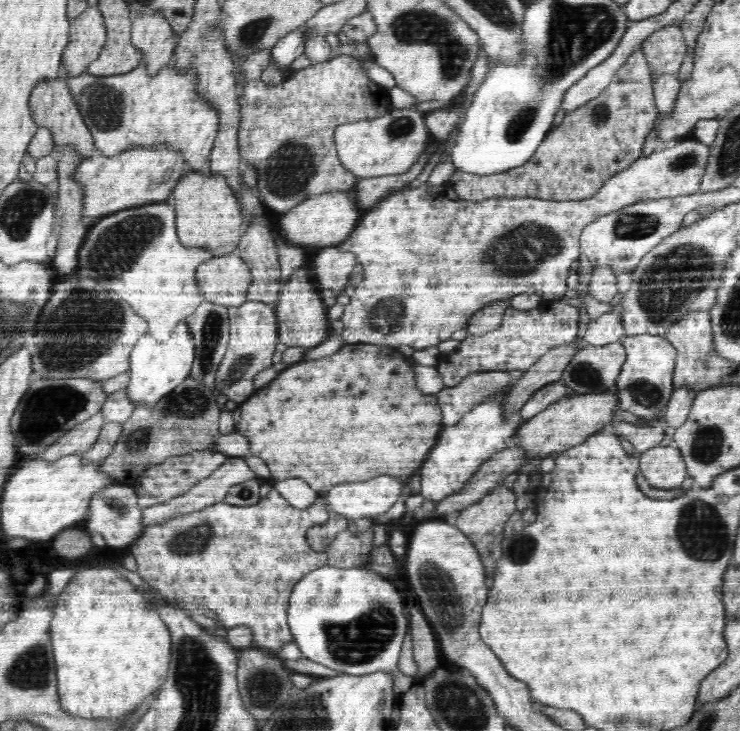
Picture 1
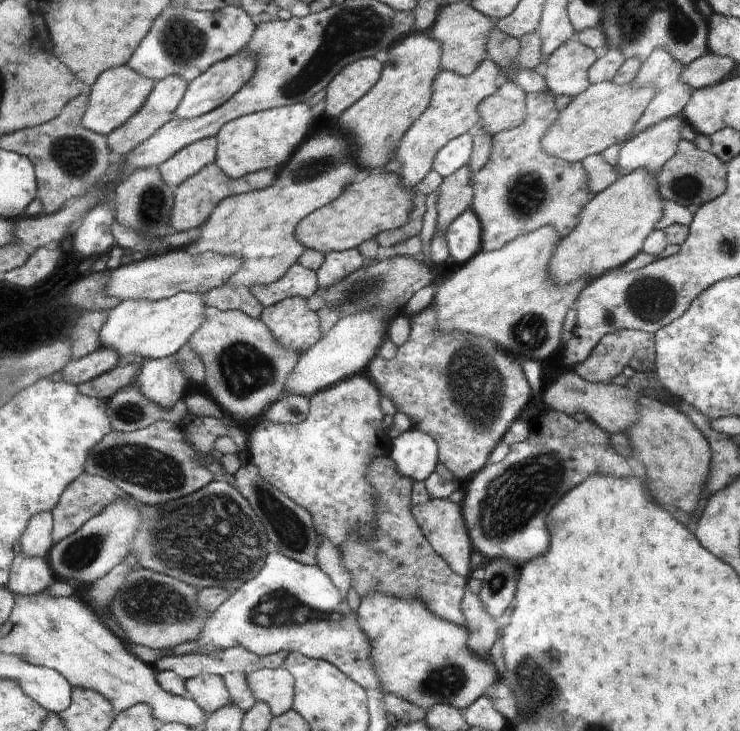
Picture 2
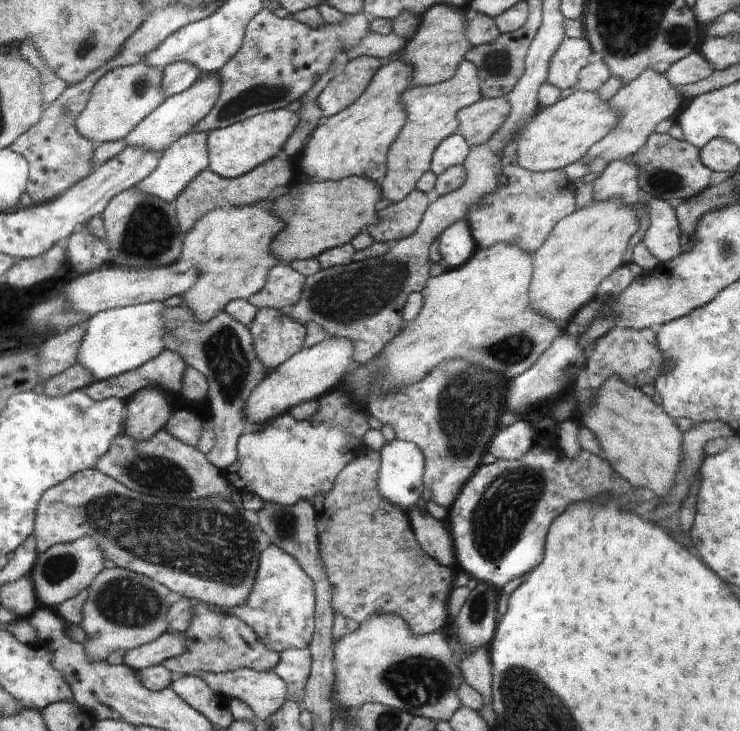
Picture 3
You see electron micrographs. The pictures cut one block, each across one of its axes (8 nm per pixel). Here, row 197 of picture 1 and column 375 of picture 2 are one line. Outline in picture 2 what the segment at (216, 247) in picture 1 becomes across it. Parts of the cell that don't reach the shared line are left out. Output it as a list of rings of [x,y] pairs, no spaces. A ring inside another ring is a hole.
[[[386,171],[370,174],[368,178],[353,182],[342,192],[342,196],[314,210],[308,217],[298,222],[297,238],[306,249],[329,253],[330,251],[345,251],[358,248],[362,242],[376,238],[384,231],[396,230],[408,224],[412,212],[412,202],[408,188],[398,186],[400,176]]]

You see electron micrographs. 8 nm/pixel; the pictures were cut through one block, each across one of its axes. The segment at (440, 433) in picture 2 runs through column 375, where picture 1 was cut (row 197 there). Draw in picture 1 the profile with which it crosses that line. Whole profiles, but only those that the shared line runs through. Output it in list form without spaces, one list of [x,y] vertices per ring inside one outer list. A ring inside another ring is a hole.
[[[424,152],[421,159],[417,161],[413,169],[402,174],[362,178],[353,187],[358,190],[358,202],[361,203],[362,210],[370,210],[386,194],[390,194],[393,190],[400,190],[403,186],[408,186],[412,180],[418,178],[425,165],[429,162],[430,155]]]

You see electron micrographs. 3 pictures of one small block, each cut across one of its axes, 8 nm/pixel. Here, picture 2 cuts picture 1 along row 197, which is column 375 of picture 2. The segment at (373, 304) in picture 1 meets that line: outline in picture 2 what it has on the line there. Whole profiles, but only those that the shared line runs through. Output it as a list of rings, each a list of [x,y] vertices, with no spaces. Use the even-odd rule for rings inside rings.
[[[358,374],[358,376],[352,378],[346,378],[345,380],[338,382],[337,385],[332,385],[319,392],[320,394],[313,394],[314,398],[309,398],[310,412],[308,412],[308,418],[305,418],[298,424],[274,424],[273,422],[262,422],[260,420],[258,426],[252,430],[249,436],[248,450],[251,454],[252,464],[256,464],[260,476],[262,476],[268,484],[282,491],[290,500],[296,502],[298,506],[301,506],[304,510],[308,510],[314,526],[316,527],[316,532],[322,534],[321,536],[324,536],[326,540],[329,540],[341,555],[342,550],[344,550],[342,544],[344,544],[346,540],[352,538],[352,540],[356,540],[356,542],[366,542],[366,540],[370,540],[372,534],[376,532],[376,510],[374,510],[374,508],[376,508],[376,504],[374,504],[374,494],[376,494],[376,492],[374,492],[374,486],[370,486],[370,482],[366,480],[366,470],[370,470],[370,462],[374,462],[374,458],[387,455],[388,451],[391,449],[391,439],[385,437],[380,440],[380,438],[378,438],[378,432],[380,432],[380,430],[386,434],[382,422],[384,416],[382,416],[380,406],[378,406],[378,400],[380,400],[380,394],[378,394],[378,392],[381,393],[381,391],[378,390],[377,385],[374,382],[368,382],[362,374]],[[370,590],[360,597],[357,614],[362,632],[374,646],[374,672],[386,695],[402,696],[426,711],[438,704],[464,710],[498,684],[499,673],[490,653],[478,656],[470,652],[470,628],[434,616],[418,598],[406,600]]]

